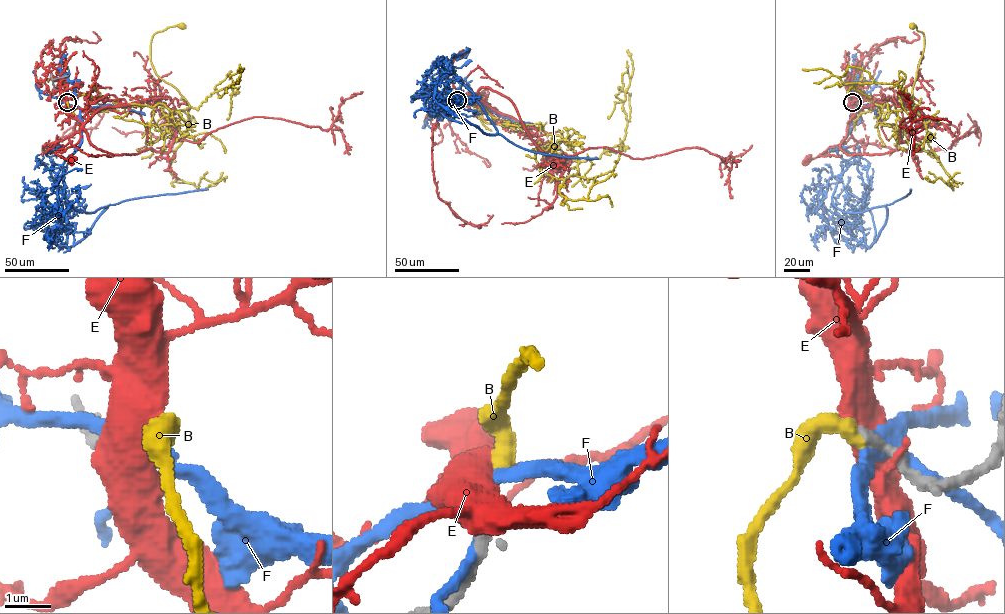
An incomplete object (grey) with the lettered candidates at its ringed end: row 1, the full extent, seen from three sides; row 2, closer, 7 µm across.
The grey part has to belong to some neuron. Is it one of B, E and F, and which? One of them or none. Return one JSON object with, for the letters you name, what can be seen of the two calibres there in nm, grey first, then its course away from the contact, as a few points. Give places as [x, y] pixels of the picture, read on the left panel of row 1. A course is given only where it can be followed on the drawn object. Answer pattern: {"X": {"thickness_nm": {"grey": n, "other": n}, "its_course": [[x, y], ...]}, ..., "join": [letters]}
{"B": {"thickness_nm": {"grey": 280, "other": 400}, "its_course": [[67, 102], [81, 124], [116, 104], [187, 108], [179, 91], [156, 74], [150, 52], [154, 34], [182, 26]]}, "join": ["B"]}

